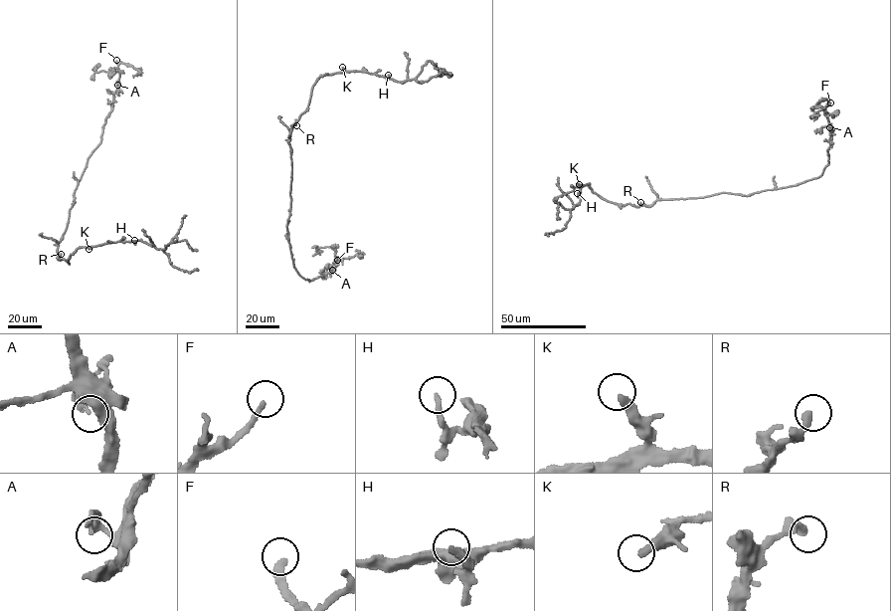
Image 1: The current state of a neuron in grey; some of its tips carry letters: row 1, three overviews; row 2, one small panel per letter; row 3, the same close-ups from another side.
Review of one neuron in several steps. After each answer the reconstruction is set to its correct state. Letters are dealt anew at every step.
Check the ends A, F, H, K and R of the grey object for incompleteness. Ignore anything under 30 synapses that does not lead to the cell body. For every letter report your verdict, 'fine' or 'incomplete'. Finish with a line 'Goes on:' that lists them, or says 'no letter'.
A: fine
F: incomplete
H: fine
K: fine
R: fine
Goes on: F

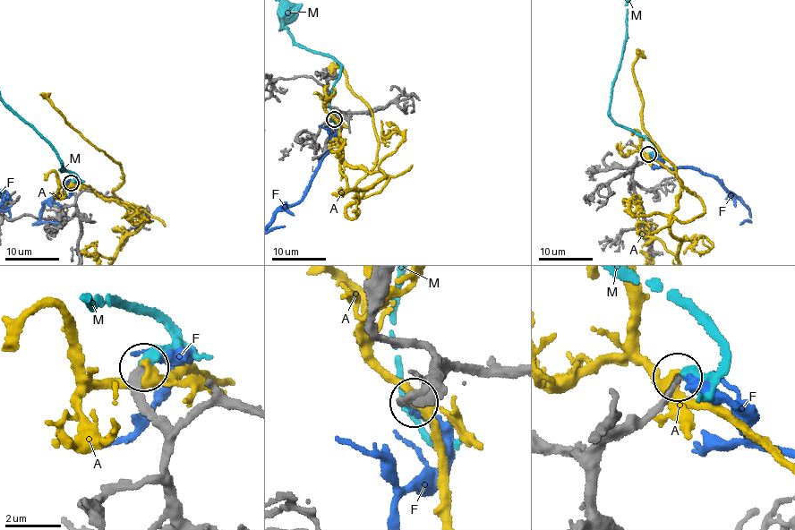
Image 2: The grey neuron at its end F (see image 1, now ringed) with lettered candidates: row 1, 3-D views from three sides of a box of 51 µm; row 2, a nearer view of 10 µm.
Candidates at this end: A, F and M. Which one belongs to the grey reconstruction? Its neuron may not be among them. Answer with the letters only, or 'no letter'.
M

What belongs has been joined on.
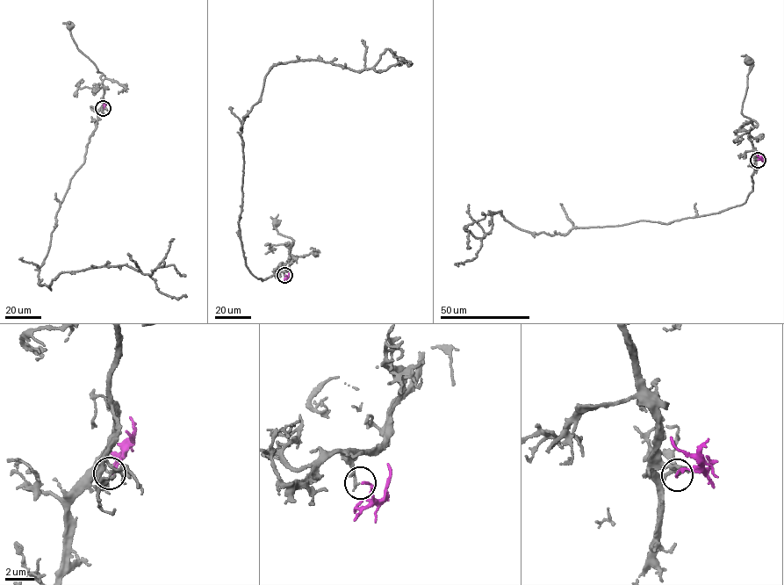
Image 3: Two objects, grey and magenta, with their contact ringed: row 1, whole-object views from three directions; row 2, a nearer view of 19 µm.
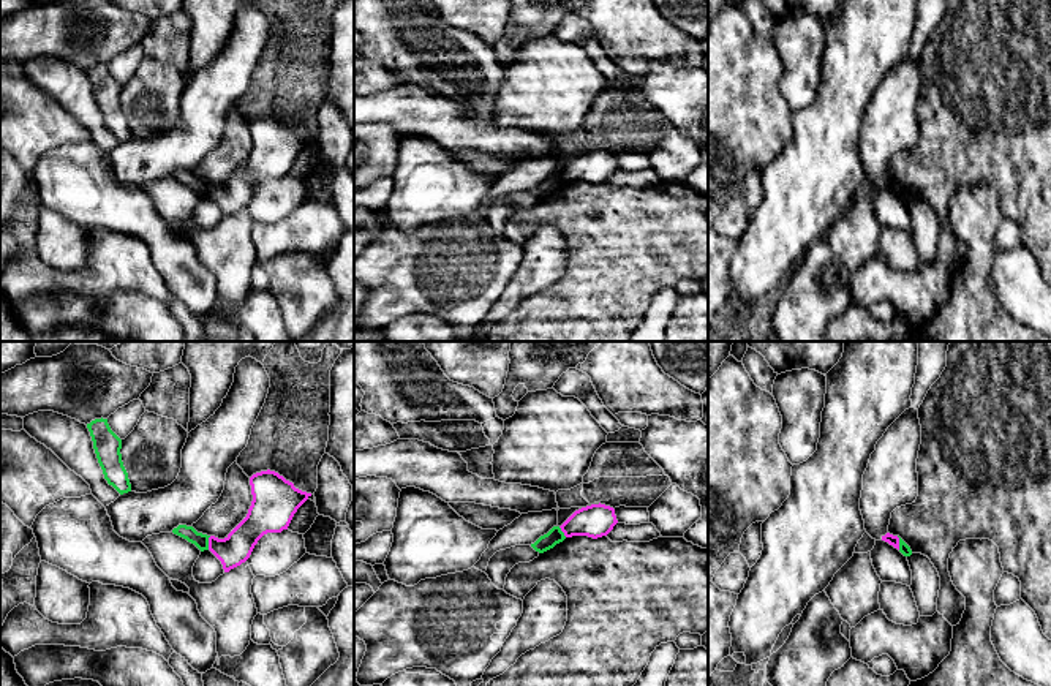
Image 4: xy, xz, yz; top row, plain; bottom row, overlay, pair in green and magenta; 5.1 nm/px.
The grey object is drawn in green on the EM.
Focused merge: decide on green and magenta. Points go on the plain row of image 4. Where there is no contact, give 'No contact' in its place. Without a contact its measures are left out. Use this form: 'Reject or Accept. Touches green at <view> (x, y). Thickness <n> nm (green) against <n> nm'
Reject. Touches green at xy (207, 188). Thickness 80 nm (green) against 160 nm

